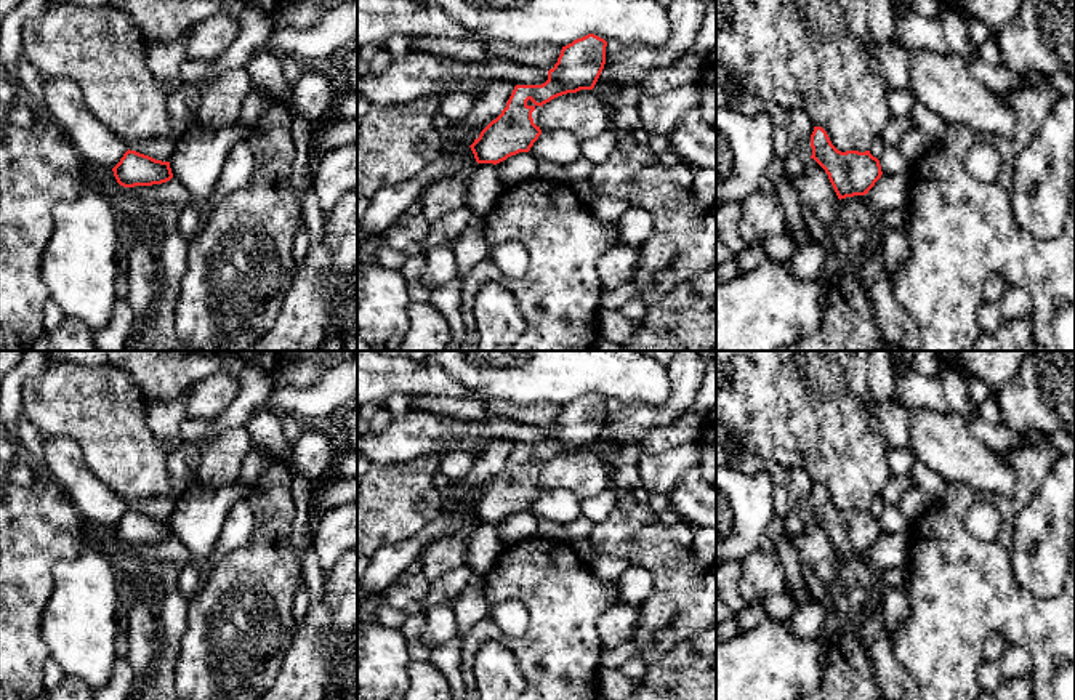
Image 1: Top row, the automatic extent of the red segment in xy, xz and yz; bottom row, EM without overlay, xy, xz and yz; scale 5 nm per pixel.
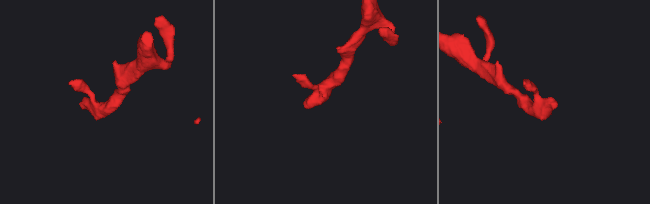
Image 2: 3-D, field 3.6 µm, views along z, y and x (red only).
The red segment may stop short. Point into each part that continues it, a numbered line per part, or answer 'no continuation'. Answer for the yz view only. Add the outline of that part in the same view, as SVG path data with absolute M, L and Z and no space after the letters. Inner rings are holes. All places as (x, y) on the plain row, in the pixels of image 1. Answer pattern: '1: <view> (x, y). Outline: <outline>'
no continuation

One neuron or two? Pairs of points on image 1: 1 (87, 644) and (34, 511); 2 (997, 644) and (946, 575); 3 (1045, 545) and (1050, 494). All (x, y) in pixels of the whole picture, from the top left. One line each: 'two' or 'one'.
1: two
2: two
3: one

